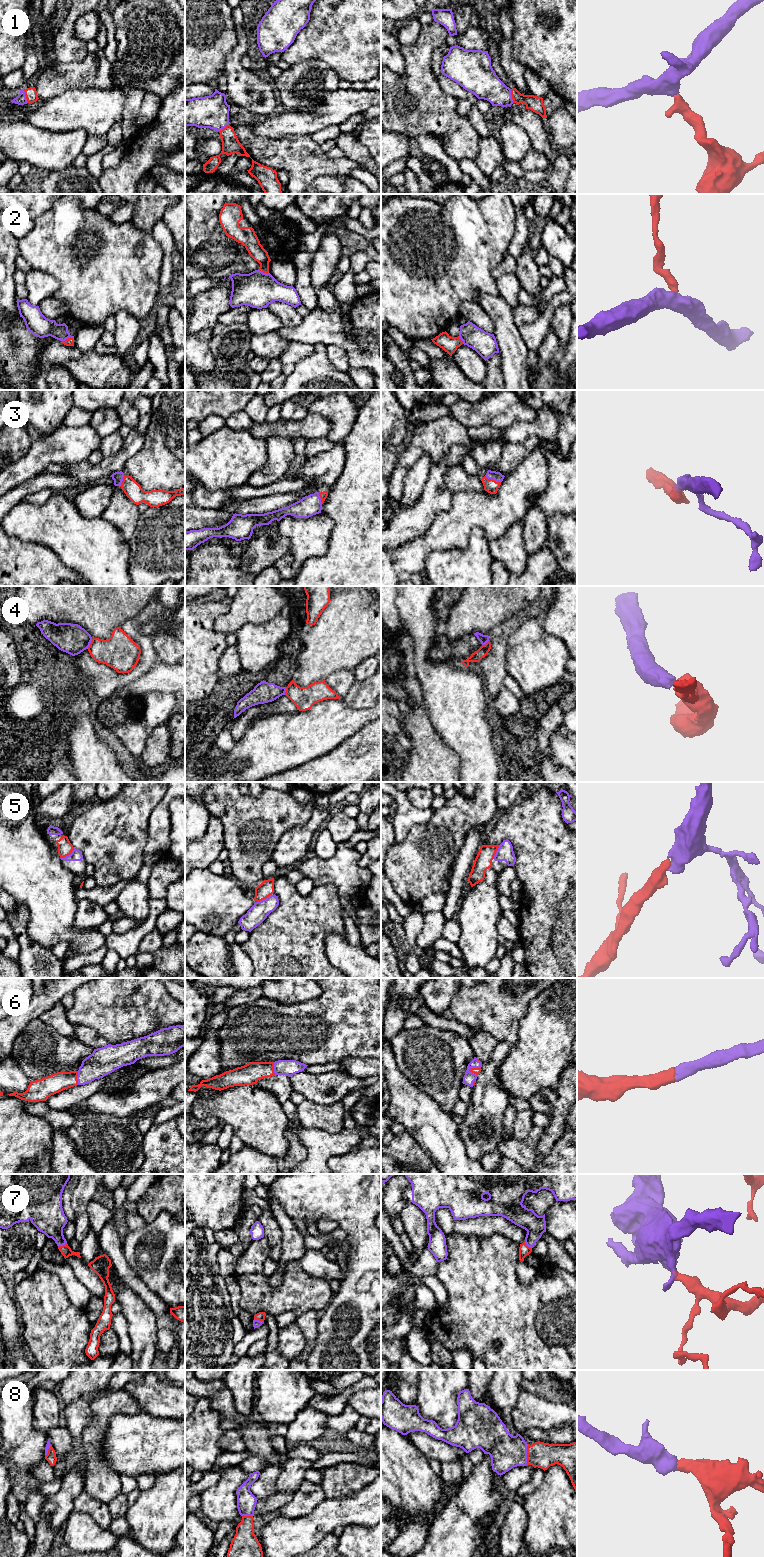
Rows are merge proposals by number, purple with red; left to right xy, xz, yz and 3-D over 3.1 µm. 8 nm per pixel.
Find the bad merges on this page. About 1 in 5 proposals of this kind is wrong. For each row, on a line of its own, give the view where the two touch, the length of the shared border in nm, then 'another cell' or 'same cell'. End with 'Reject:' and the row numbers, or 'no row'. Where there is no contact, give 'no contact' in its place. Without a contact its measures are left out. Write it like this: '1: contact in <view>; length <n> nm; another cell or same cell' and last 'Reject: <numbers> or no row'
1: contact in xy; length 120 nm; same cell
2: contact in xy; length 100 nm; same cell
3: contact in yz; length 140 nm; same cell
4: contact in xy; length 90 nm; another cell
5: contact in xy; length 150 nm; same cell
6: contact in xy; length 110 nm; same cell
7: contact in xz; length 90 nm; same cell
8: contact in yz; length 170 nm; same cell
Reject: 4

